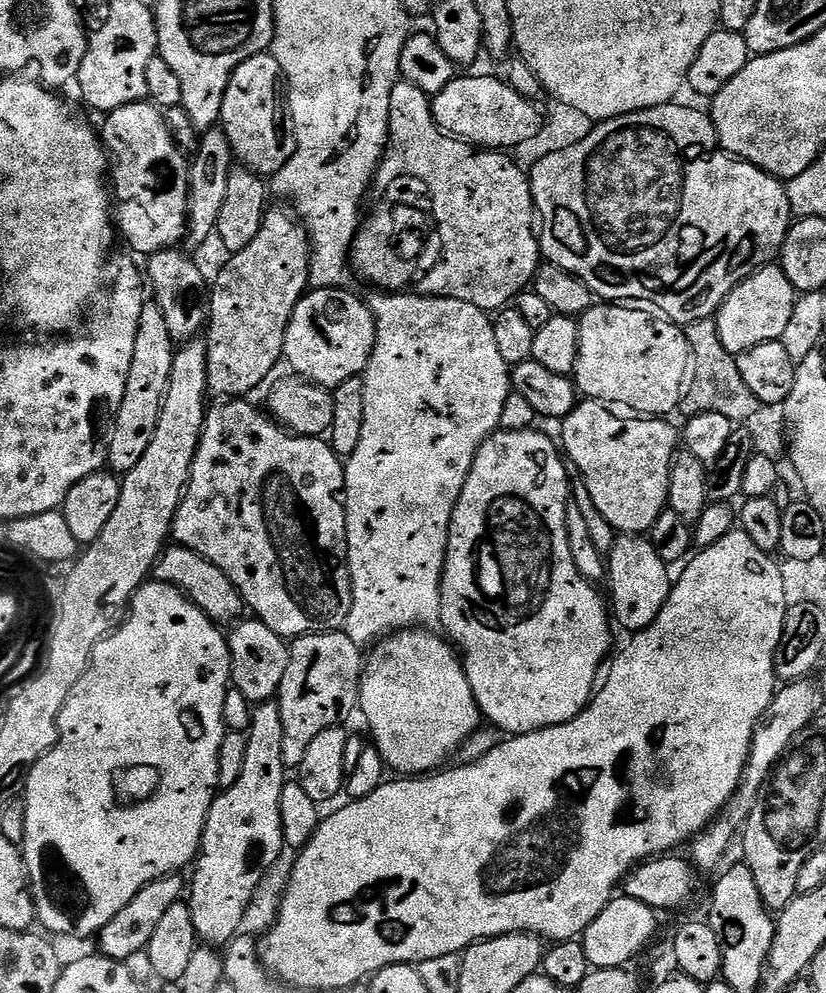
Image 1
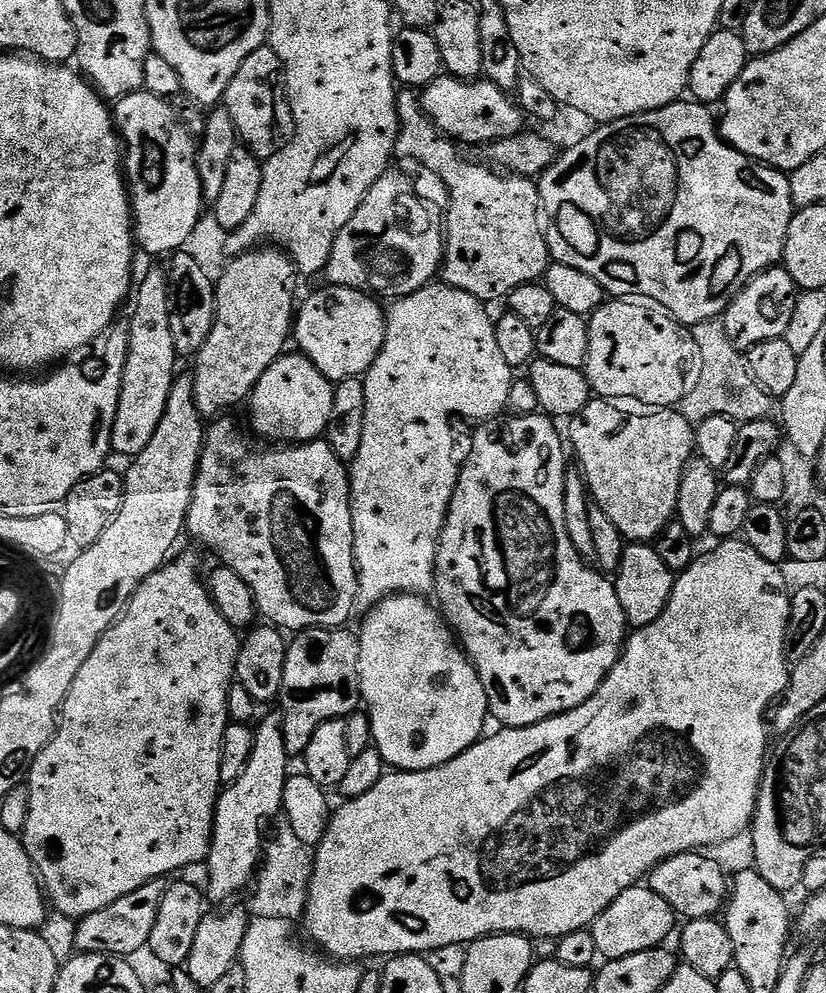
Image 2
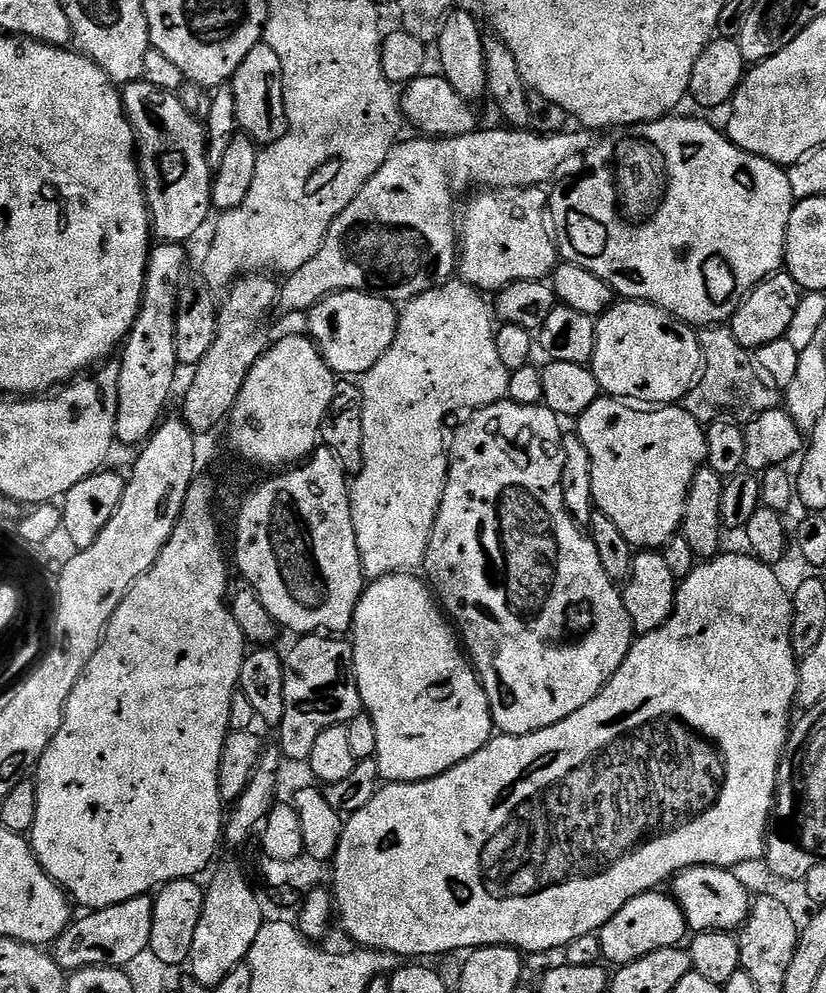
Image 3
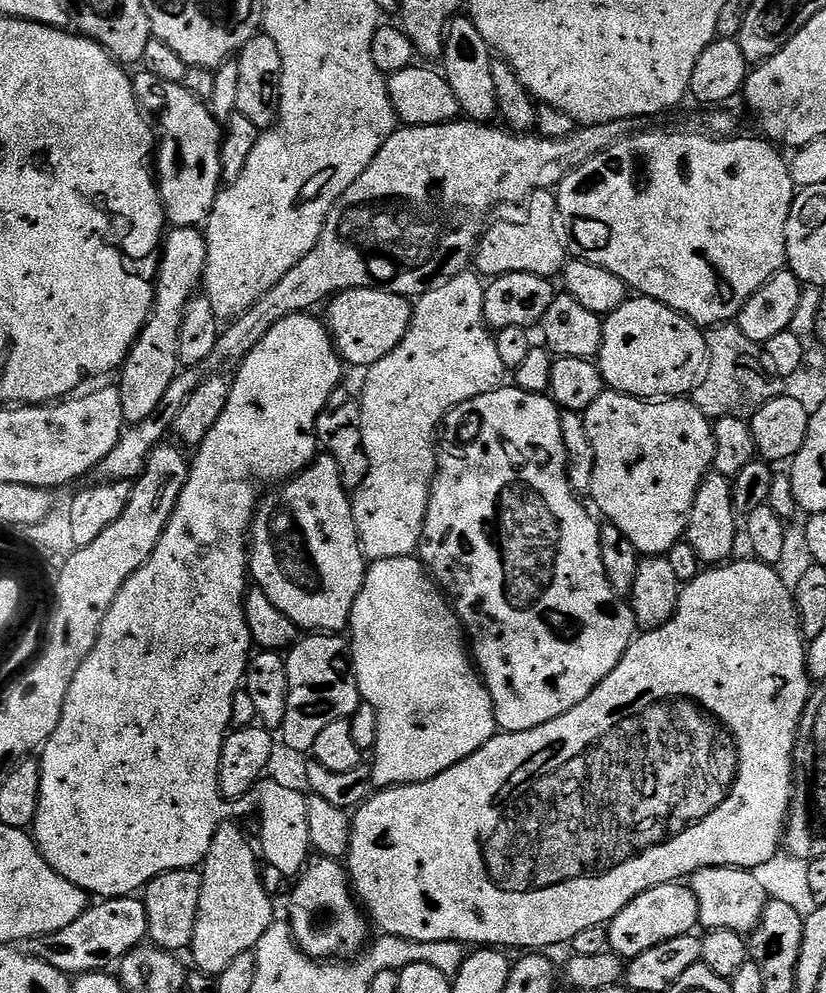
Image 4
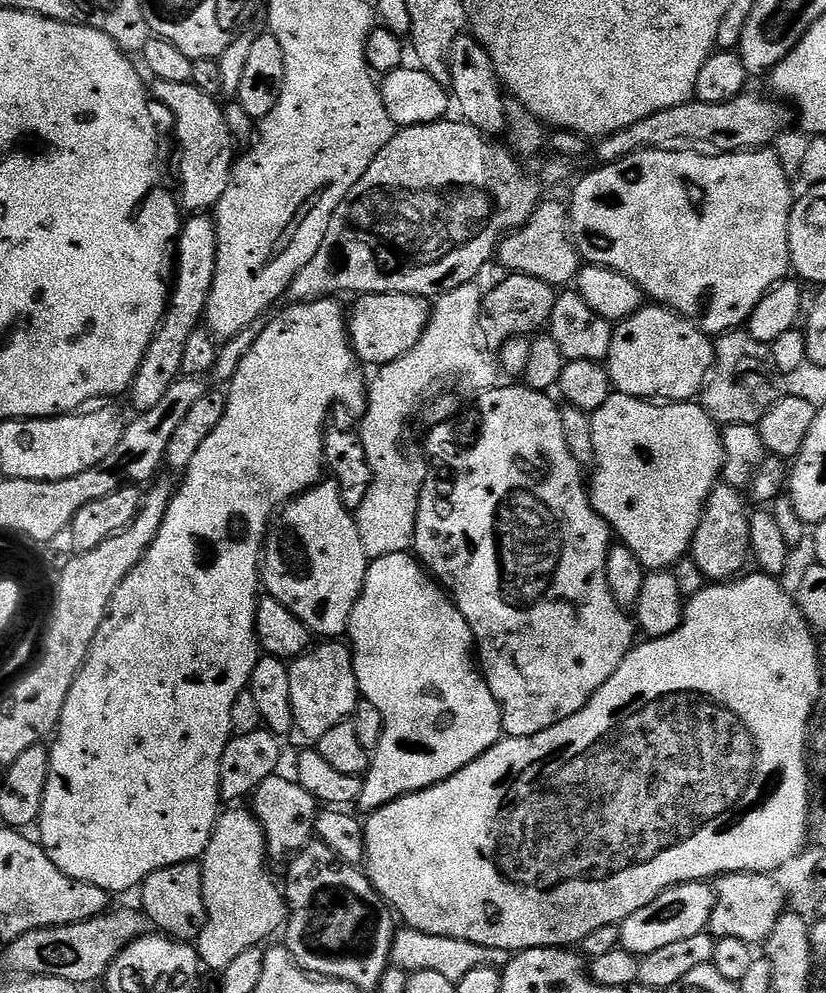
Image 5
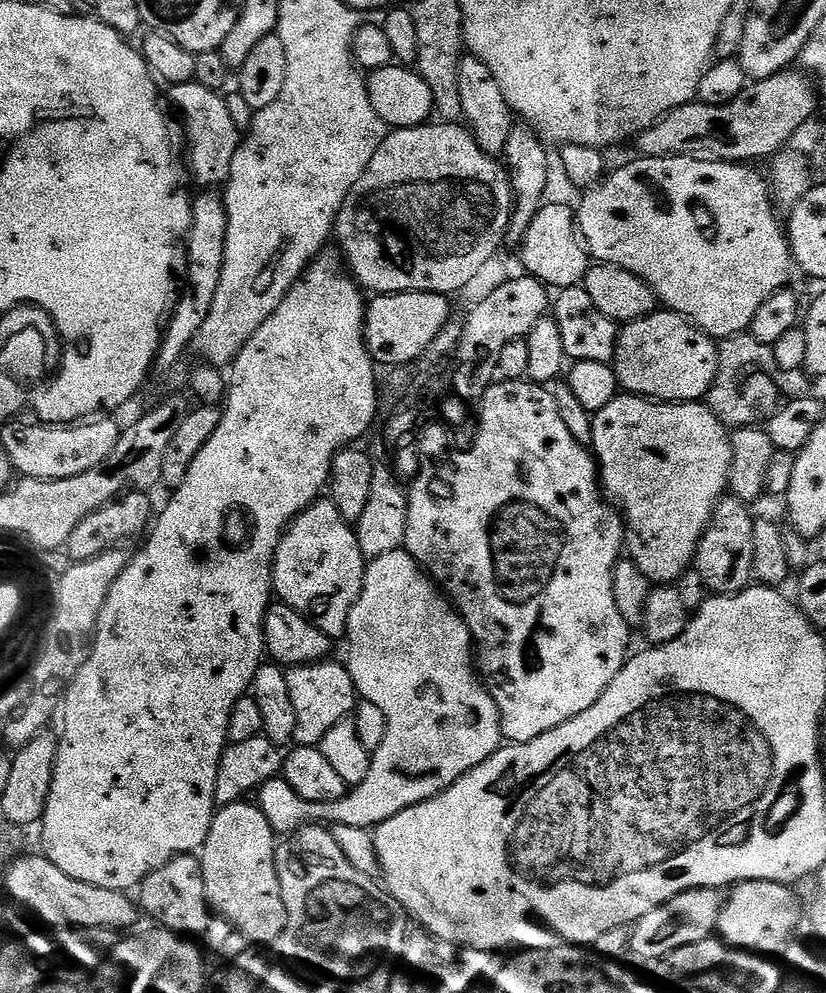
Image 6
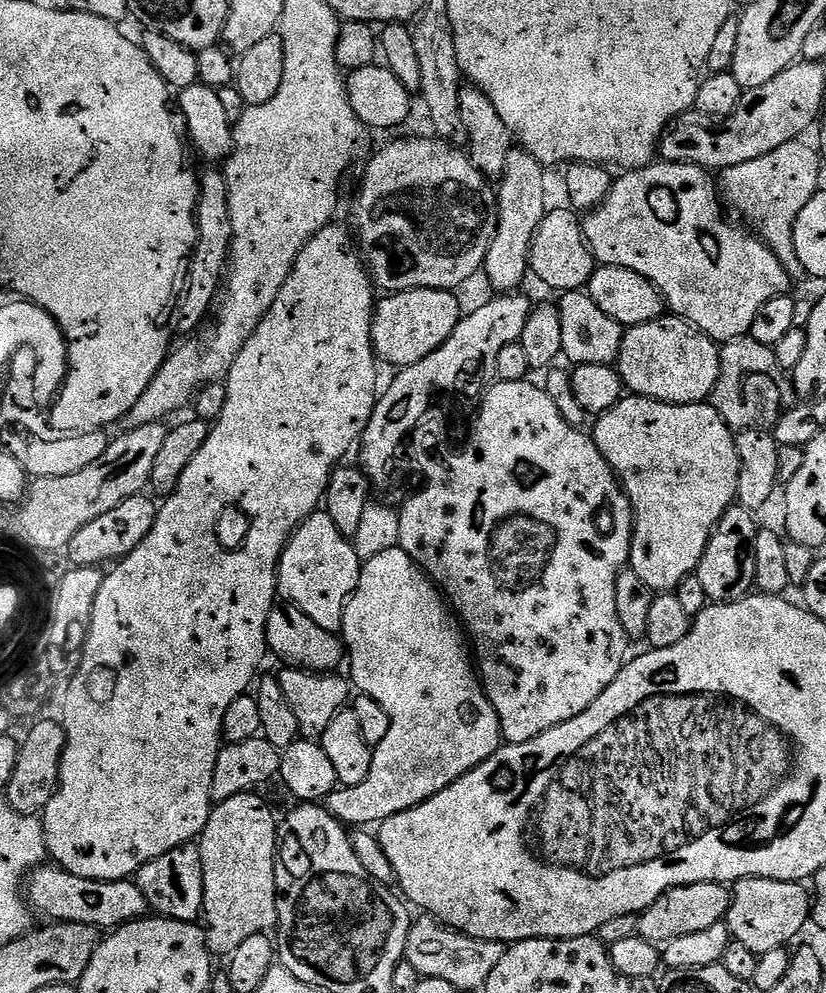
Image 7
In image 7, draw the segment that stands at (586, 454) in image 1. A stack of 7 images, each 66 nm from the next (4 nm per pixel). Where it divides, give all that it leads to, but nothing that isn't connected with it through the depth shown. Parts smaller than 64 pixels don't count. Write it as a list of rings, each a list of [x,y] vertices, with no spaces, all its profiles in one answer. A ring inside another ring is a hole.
[[[635,394],[625,395],[610,410],[599,413],[595,417],[596,429],[591,429],[590,435],[595,440],[598,450],[606,458],[606,462],[616,473],[628,501],[632,503],[632,552],[628,555],[629,565],[650,586],[654,594],[672,594],[676,588],[688,576],[693,575],[696,567],[702,562],[702,554],[710,542],[712,532],[716,524],[726,514],[728,508],[737,503],[738,494],[738,474],[740,473],[740,459],[736,449],[736,436],[733,429],[729,428],[728,423],[718,414],[718,410],[713,408],[711,403],[702,404],[661,404],[658,400],[651,400],[645,396]]]

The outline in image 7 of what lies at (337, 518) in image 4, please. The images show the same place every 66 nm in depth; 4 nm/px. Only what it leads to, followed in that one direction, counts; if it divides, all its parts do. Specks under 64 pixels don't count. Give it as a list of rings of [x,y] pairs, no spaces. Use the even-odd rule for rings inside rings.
[[[317,510],[300,523],[299,528],[288,539],[288,545],[284,547],[284,553],[280,556],[280,568],[276,571],[276,587],[279,595],[287,603],[294,605],[306,618],[318,622],[322,630],[330,630],[339,633],[344,626],[344,611],[348,605],[348,599],[356,593],[356,587],[360,581],[362,561],[356,553],[355,543],[349,537],[334,526],[330,514],[326,510]]]

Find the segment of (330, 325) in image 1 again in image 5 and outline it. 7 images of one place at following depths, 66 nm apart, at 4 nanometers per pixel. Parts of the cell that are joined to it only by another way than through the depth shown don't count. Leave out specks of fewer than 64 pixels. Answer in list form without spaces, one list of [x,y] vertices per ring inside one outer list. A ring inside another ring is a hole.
[[[387,292],[364,294],[357,300],[360,301],[353,306],[352,312],[350,308],[347,313],[346,323],[348,342],[361,365],[379,366],[394,362],[394,358],[400,358],[406,350],[412,348],[428,324],[430,304],[423,296]]]

